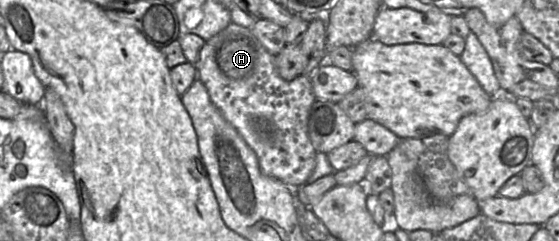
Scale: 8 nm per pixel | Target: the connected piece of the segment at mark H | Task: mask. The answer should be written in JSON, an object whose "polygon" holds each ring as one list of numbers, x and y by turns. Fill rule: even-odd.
{"polygon":[[234,22,205,42,194,66,212,103,255,152,261,172,292,189,305,185,315,168,317,154,309,138,307,125,311,106,316,101,311,78,301,74,293,80,284,80,277,72,275,56,263,47,250,28]]}

